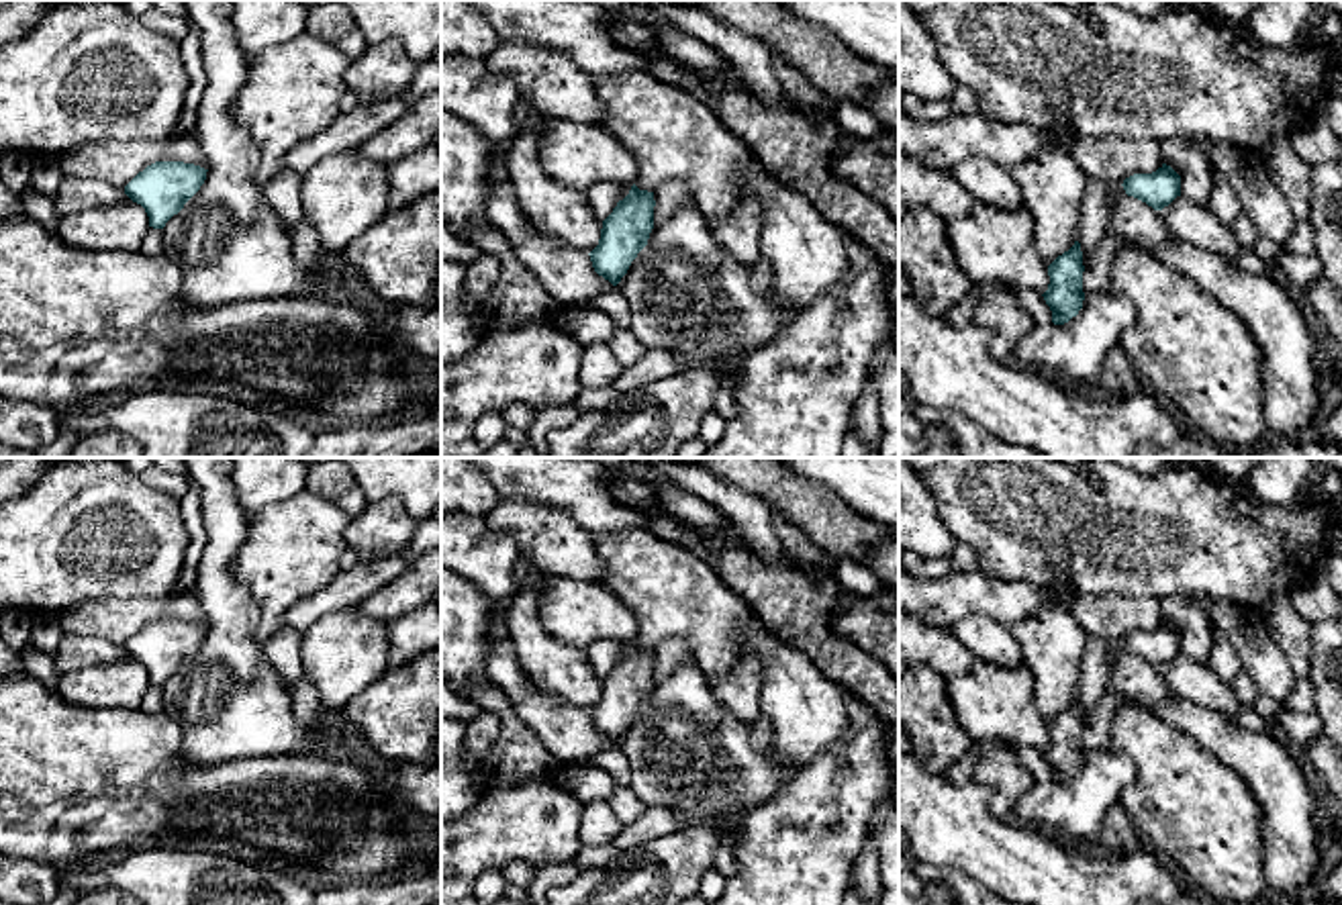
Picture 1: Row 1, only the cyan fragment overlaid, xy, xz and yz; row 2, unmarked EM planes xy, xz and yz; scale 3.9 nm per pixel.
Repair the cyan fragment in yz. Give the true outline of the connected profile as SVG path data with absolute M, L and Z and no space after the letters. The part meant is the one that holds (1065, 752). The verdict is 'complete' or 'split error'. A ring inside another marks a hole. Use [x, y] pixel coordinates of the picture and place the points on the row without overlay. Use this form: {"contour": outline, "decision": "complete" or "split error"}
{"contour": "M1081 701L1058 713L1048 723L1050 742L1042 752L1046 762L1052 768L1052 780L1064 782L1083 766L1085 750L1083 750L1083 709Z", "decision": "complete"}

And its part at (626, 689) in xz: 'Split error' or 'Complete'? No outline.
Complete

